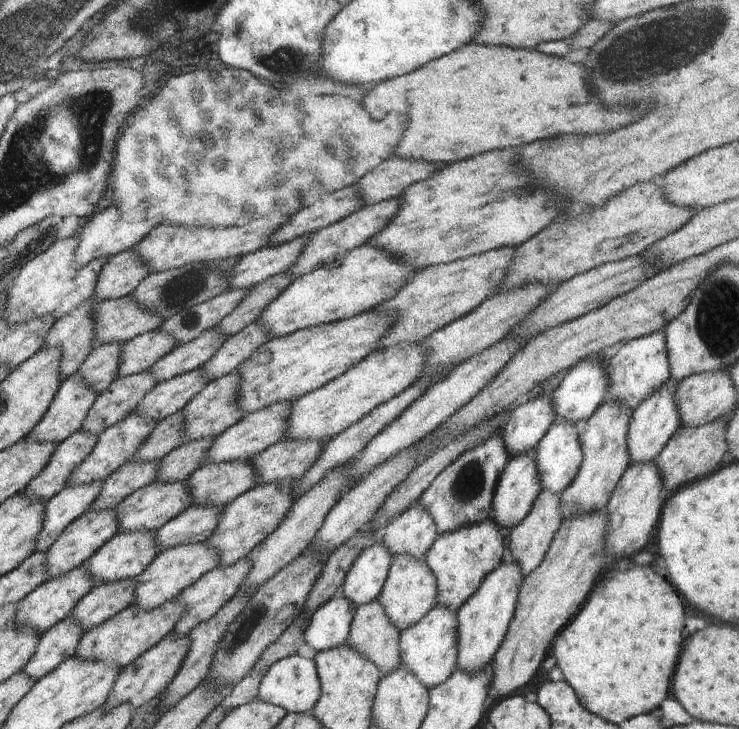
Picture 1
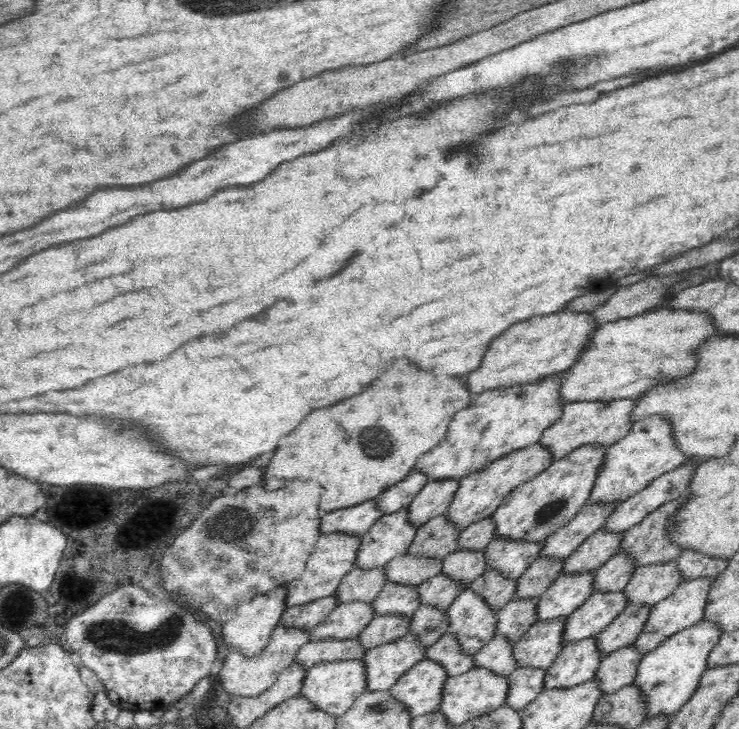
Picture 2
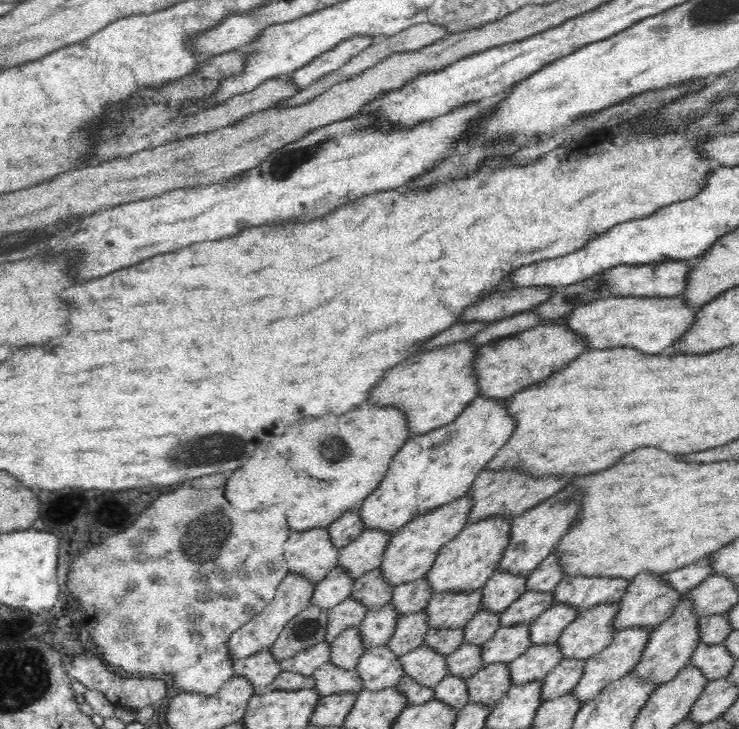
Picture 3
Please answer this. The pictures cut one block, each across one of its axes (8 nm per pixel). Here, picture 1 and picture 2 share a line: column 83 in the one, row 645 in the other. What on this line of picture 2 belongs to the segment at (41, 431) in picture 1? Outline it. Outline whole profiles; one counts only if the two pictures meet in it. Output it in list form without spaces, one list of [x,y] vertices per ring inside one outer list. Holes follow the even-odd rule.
[[[410,632],[388,644],[368,649],[363,656],[367,667],[367,690],[388,691],[402,674],[426,659],[426,650],[418,635]]]

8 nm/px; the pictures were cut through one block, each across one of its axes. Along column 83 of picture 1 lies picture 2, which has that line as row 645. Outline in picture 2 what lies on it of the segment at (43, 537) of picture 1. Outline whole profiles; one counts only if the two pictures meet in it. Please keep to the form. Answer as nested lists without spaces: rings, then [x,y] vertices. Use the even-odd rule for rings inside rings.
[[[494,635],[479,651],[473,655],[476,667],[488,667],[492,673],[508,676],[518,668],[512,653],[513,643],[504,635]]]

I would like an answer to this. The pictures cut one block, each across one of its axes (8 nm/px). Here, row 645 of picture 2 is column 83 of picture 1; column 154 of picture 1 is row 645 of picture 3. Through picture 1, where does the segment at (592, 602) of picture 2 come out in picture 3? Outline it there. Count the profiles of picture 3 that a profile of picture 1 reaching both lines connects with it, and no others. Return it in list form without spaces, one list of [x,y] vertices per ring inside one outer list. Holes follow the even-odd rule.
[[[557,642],[531,645],[529,649],[507,663],[513,685],[543,679],[563,659]]]

